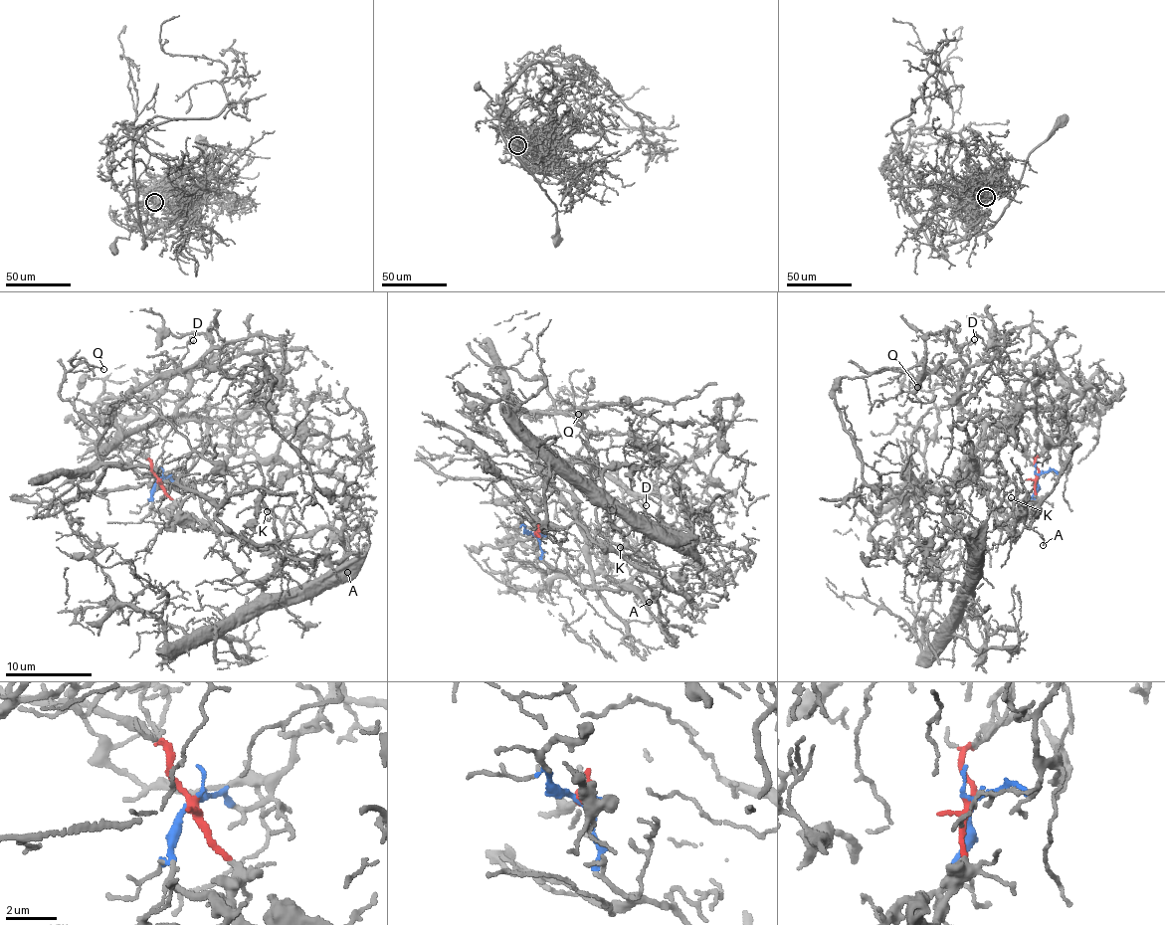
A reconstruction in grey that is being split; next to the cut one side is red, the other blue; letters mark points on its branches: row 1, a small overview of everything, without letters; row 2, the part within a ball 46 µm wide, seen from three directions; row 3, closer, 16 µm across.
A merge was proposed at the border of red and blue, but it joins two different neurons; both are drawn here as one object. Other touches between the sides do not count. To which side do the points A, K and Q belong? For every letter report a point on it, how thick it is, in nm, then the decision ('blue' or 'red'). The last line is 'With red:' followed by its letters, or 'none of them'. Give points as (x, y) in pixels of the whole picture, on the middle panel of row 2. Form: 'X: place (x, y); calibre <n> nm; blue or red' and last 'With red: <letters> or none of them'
A: place (649, 602); calibre 130 nm; red
K: place (620, 547); calibre 130 nm; red
Q: place (578, 414); calibre 90 nm; blue
With red: A, K

